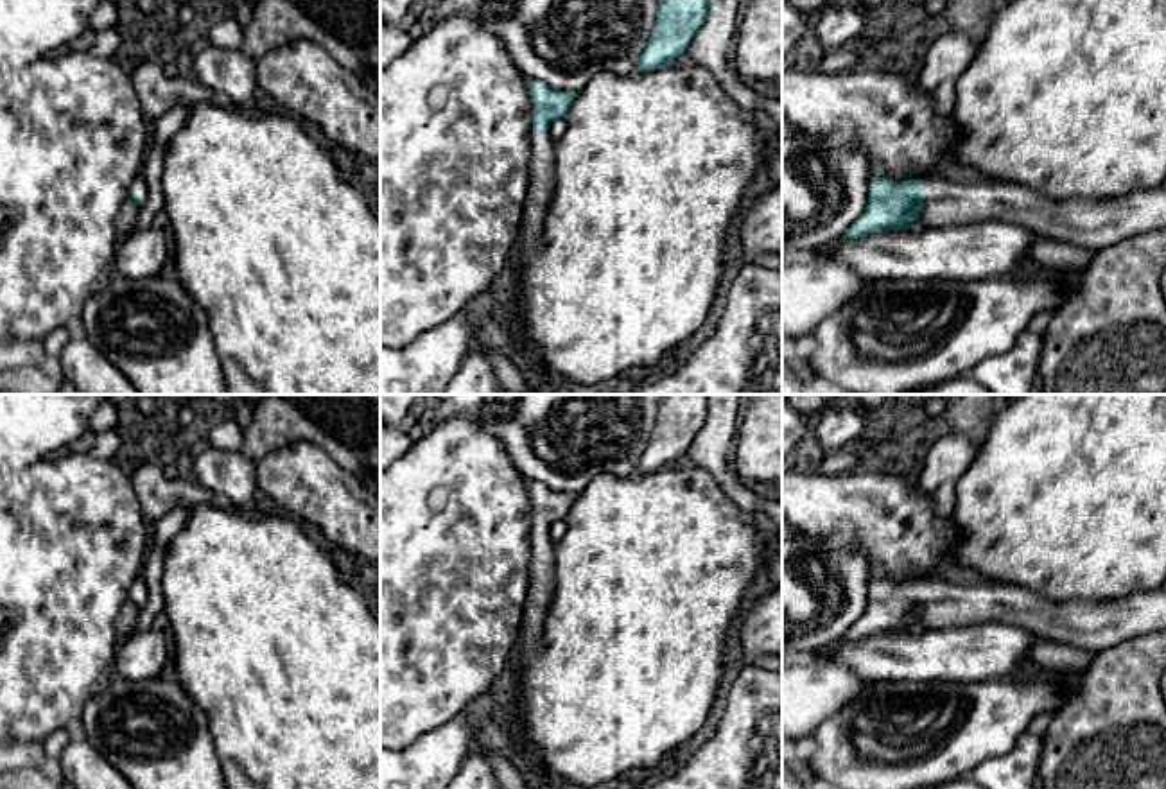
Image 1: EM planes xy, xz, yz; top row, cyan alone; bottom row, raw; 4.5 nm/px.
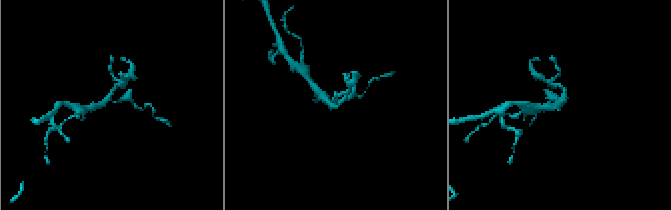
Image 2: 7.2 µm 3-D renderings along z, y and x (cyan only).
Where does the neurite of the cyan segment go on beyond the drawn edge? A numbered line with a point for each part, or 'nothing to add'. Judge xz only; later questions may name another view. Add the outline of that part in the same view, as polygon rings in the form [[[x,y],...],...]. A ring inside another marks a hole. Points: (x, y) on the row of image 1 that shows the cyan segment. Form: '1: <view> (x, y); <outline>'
1: xz (540, 187); [[[549,131],[536,134],[531,133],[531,178],[524,203],[524,213],[520,222],[518,238],[511,249],[508,260],[508,280],[515,289],[515,310],[522,310],[522,299],[517,292],[522,273],[527,269],[527,262],[540,240],[544,230],[544,219],[554,190],[554,142]]]

